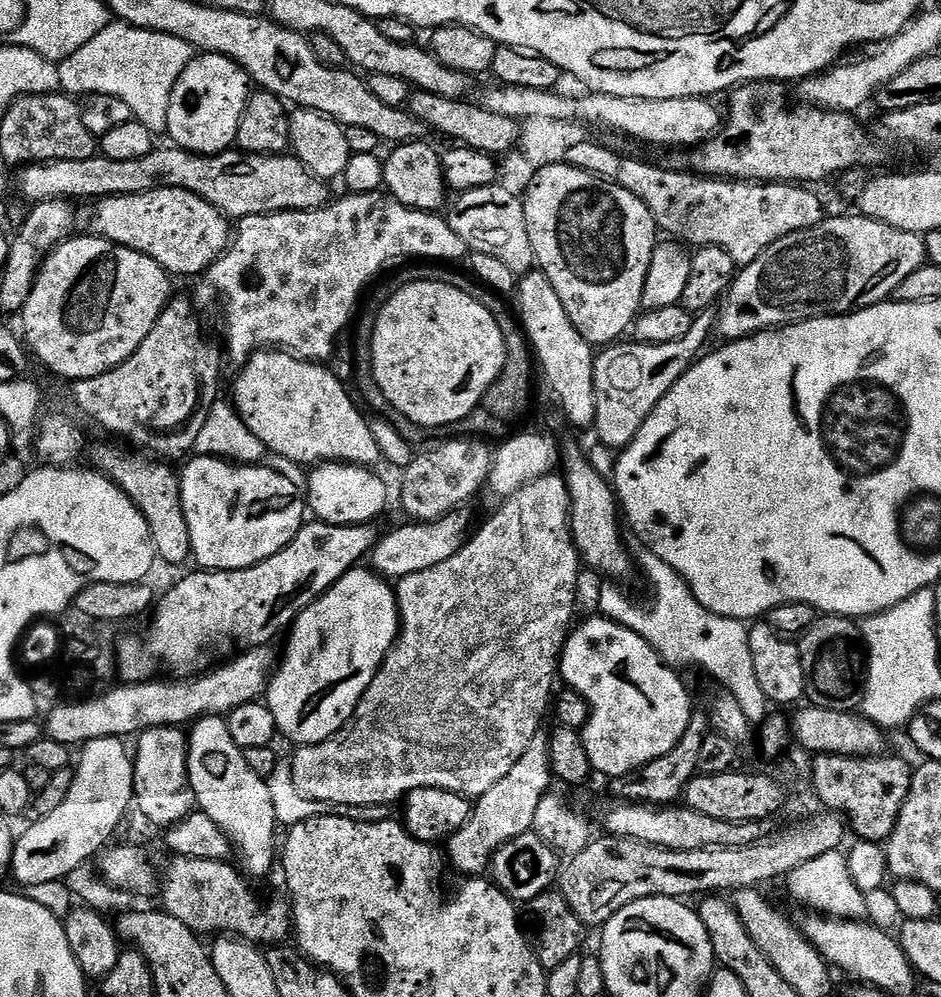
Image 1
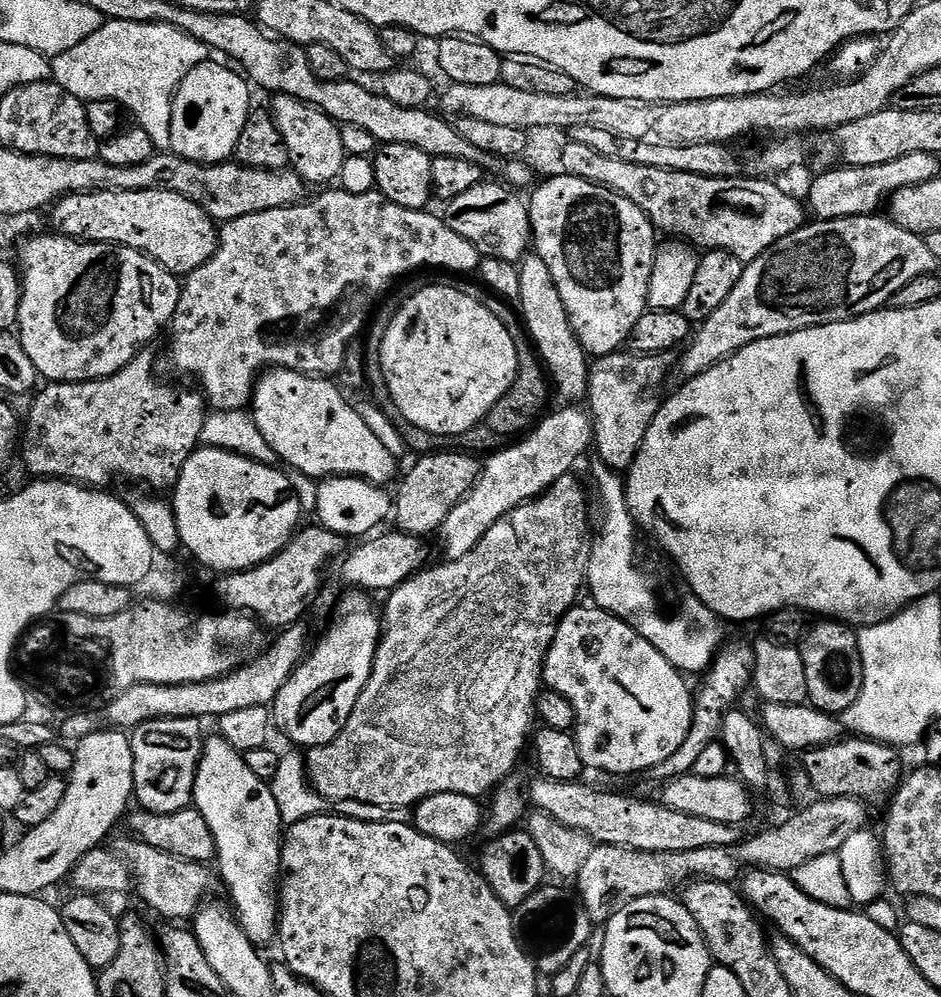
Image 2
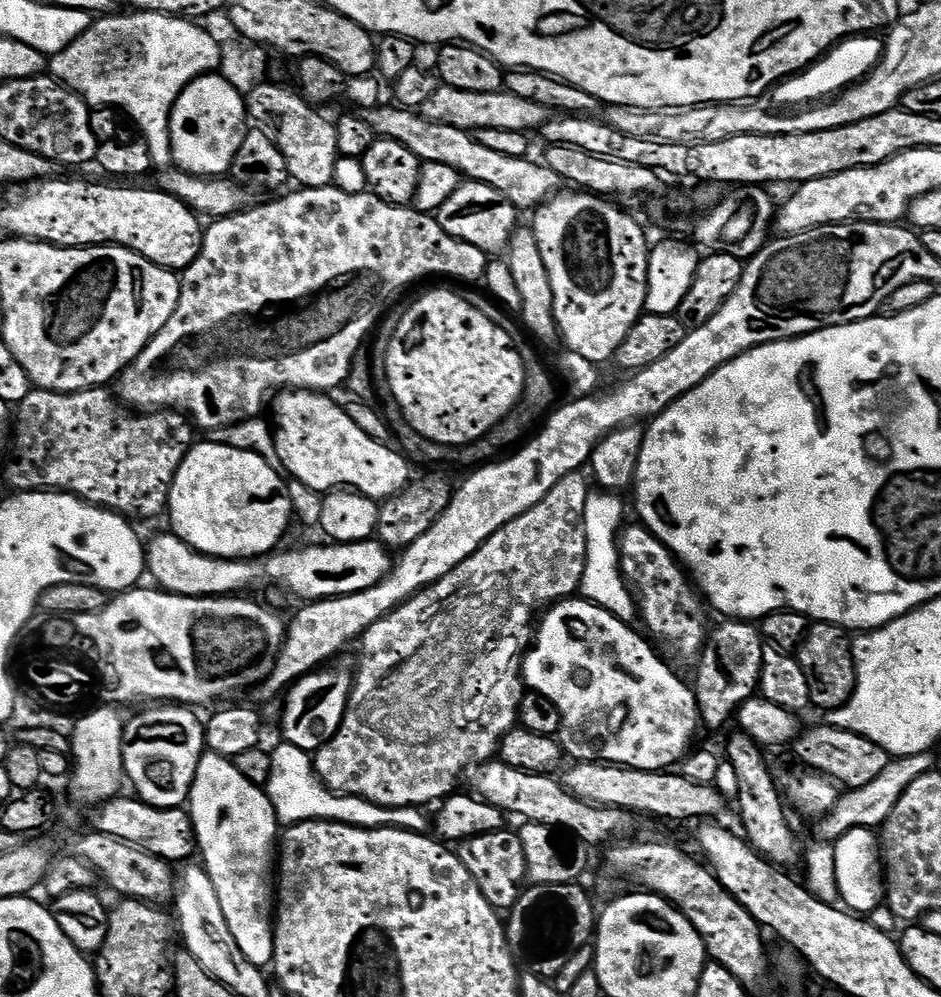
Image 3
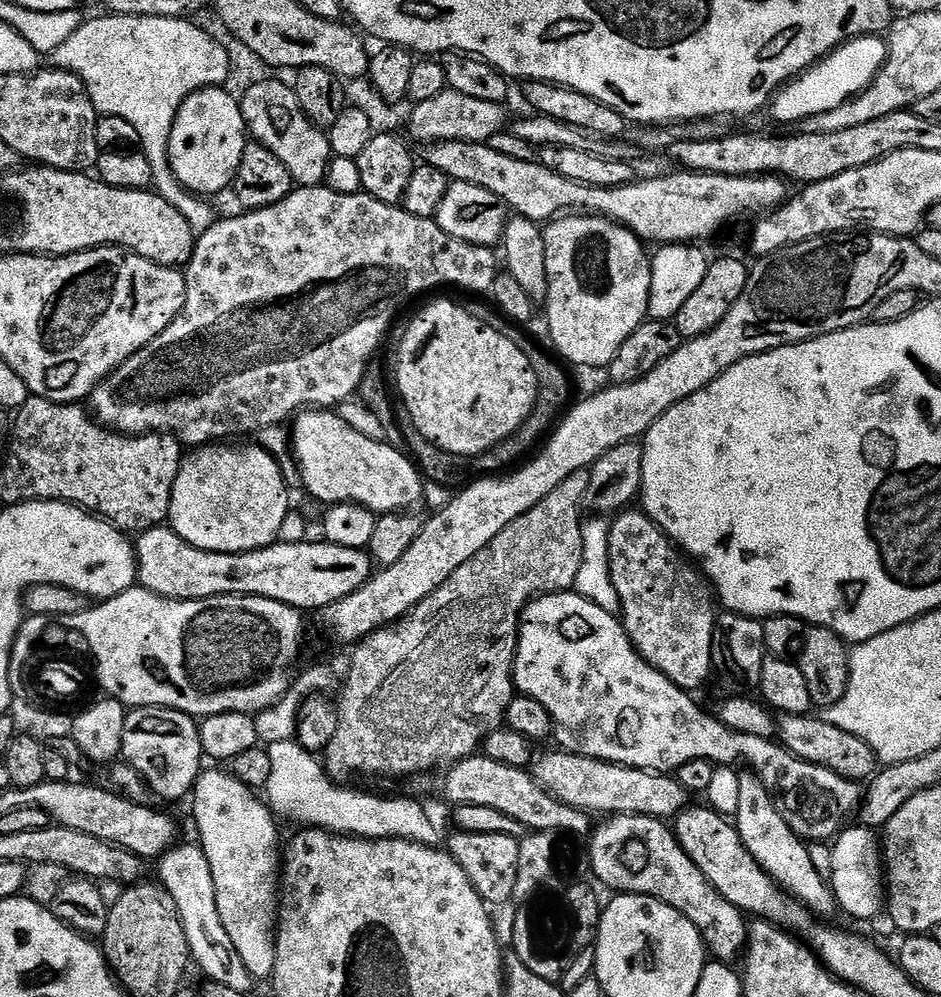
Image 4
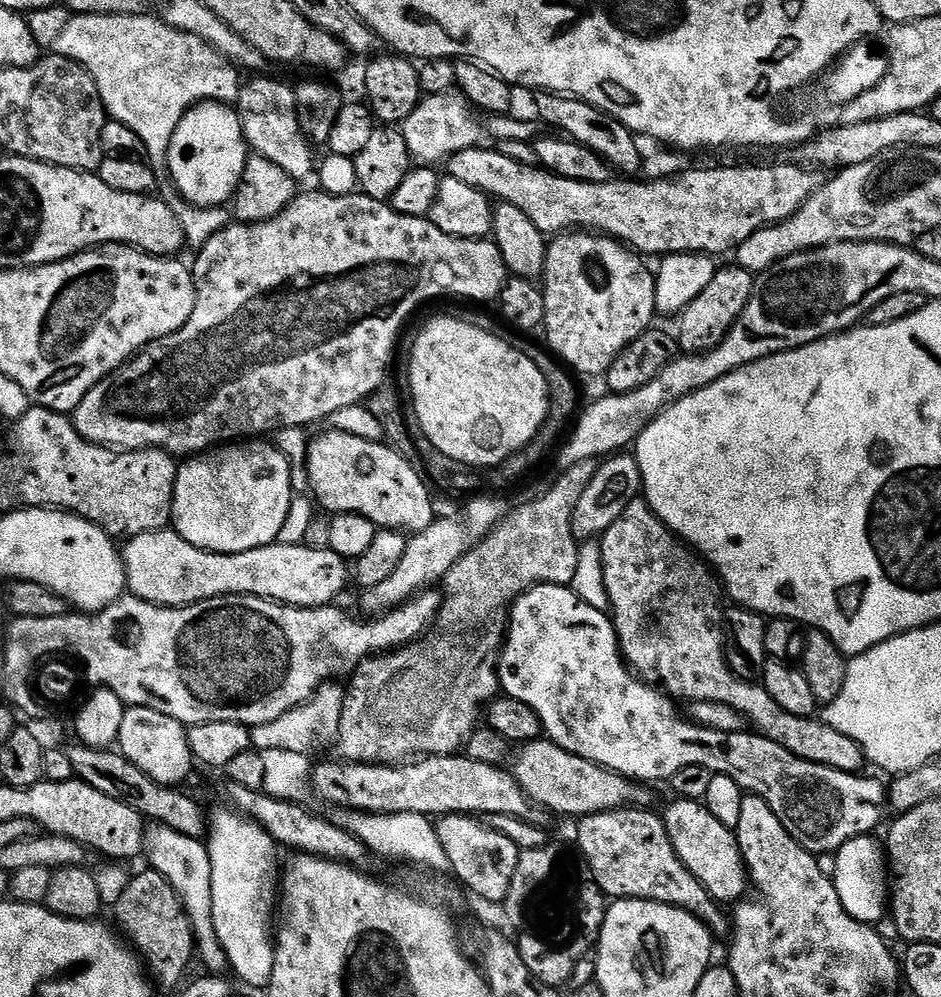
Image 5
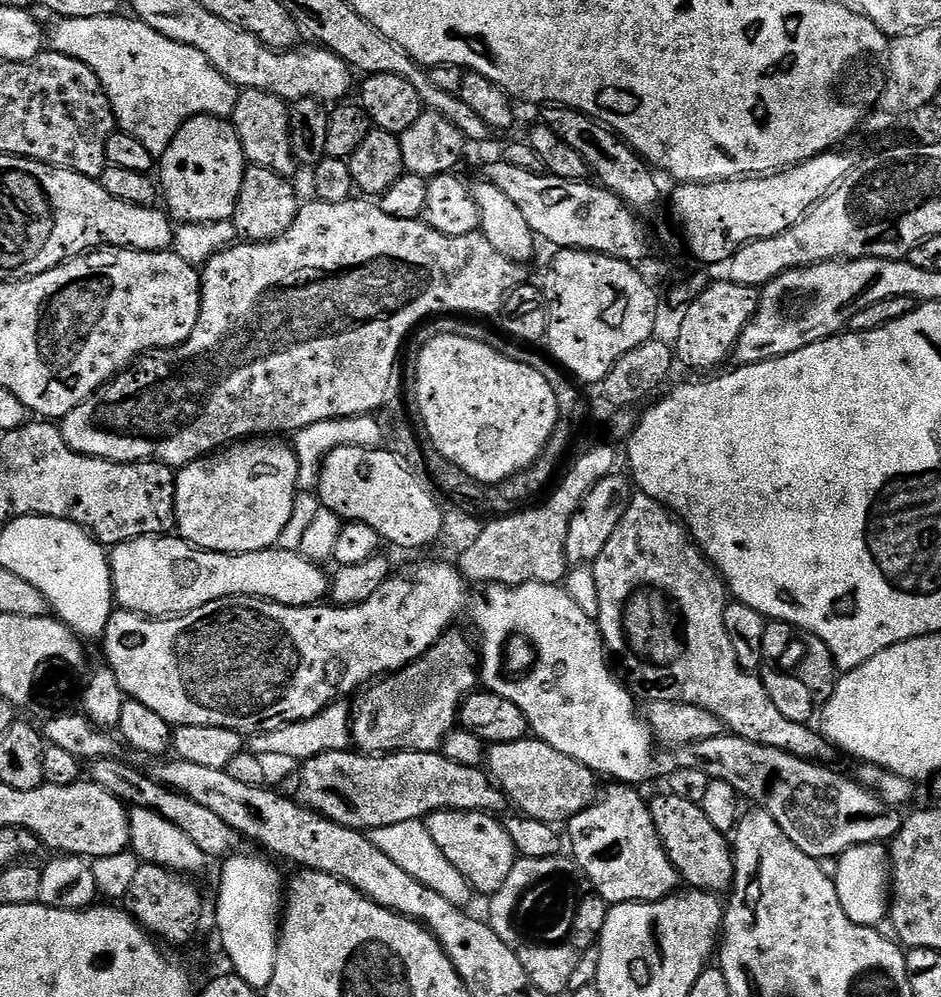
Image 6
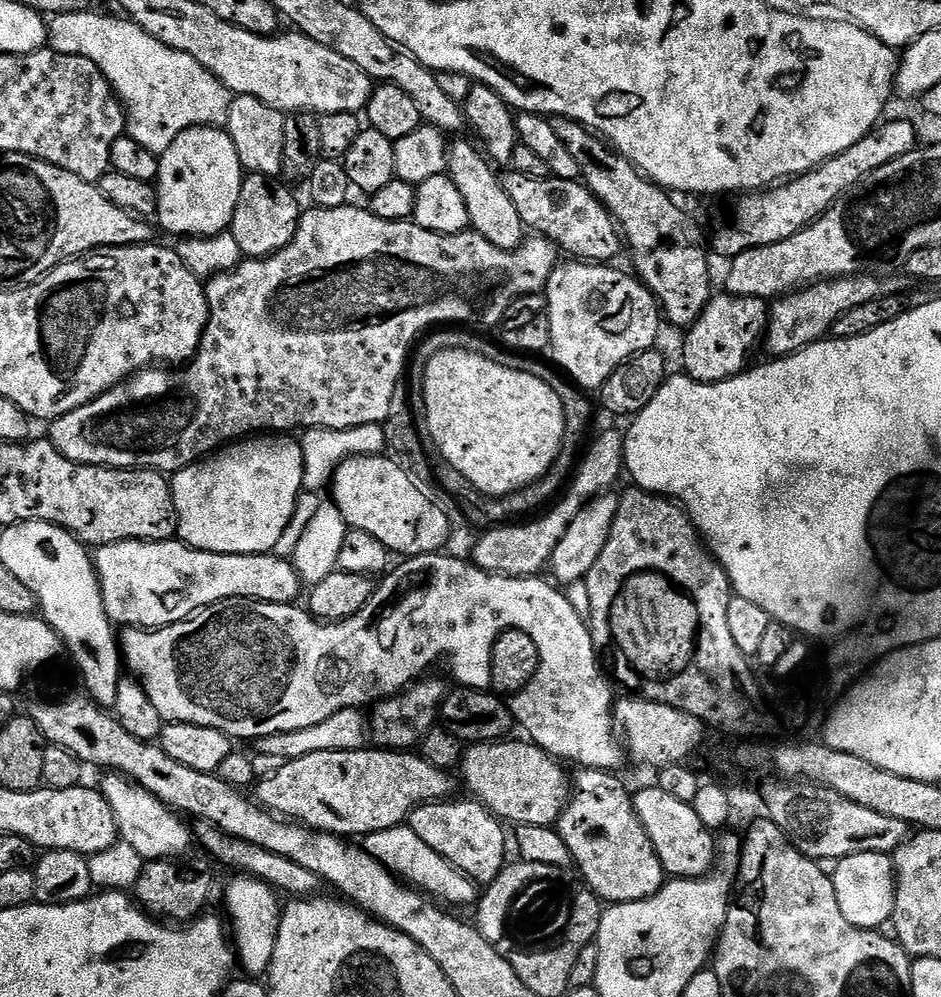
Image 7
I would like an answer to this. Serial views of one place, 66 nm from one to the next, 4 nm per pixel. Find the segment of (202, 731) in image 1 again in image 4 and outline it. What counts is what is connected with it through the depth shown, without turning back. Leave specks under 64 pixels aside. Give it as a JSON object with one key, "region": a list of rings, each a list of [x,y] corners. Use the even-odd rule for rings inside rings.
{"region":[[[226,770],[201,771],[190,793],[191,800],[192,816],[200,831],[198,844],[210,862],[210,874],[214,874],[218,918],[226,926],[226,934],[230,934],[230,942],[234,942],[234,950],[238,950],[253,981],[267,981],[276,961],[282,875],[282,839],[276,829],[277,817],[253,789],[238,782]]]}

